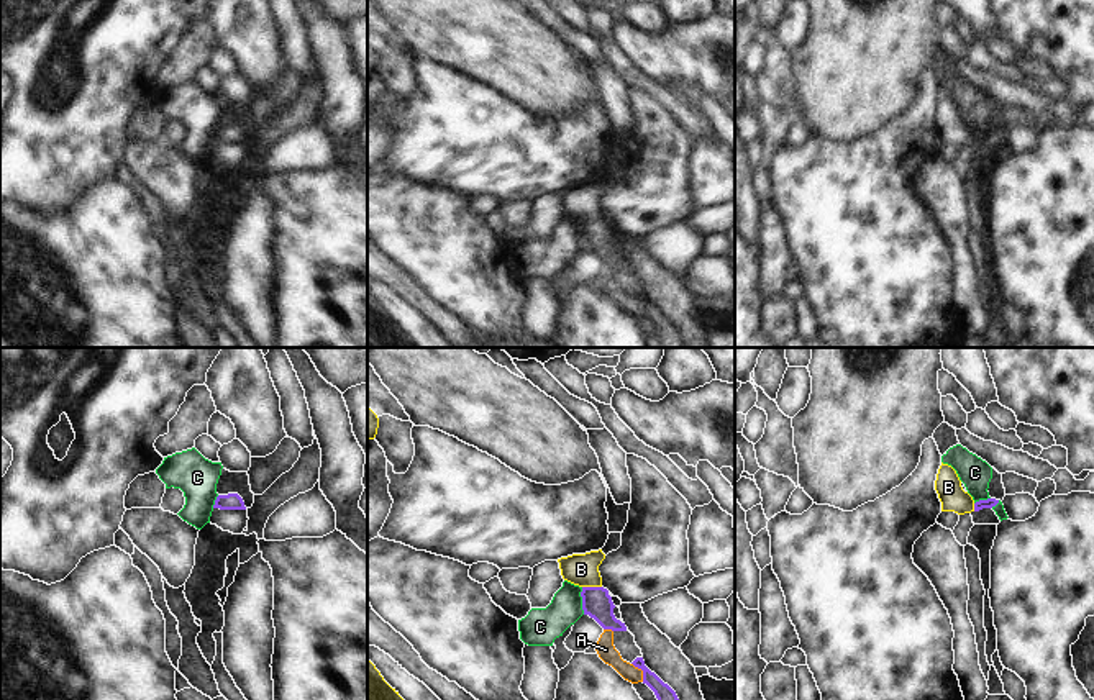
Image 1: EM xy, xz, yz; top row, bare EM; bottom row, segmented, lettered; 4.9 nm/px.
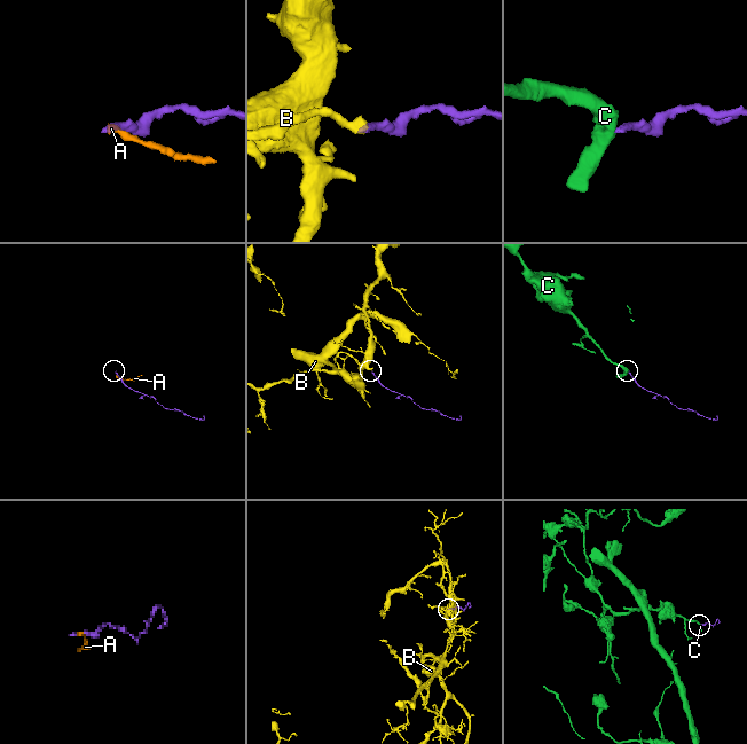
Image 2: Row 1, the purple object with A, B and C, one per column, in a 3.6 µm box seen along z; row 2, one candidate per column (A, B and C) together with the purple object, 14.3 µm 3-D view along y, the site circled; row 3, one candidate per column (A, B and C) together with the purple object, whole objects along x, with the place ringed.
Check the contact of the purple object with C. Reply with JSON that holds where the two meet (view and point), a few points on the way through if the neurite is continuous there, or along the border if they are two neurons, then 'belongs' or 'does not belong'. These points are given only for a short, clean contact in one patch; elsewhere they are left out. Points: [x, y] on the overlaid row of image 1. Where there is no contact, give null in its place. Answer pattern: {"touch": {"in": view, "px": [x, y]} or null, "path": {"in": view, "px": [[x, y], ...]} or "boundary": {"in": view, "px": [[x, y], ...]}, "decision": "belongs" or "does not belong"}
{"touch": {"in": "xz", "px": [583, 600]}, "boundary": {"in": "xz", "px": [[581, 587], [581, 609], [584, 613]]}, "decision": "does not belong"}

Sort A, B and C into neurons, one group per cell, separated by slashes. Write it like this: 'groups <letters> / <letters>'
groups A / B / C

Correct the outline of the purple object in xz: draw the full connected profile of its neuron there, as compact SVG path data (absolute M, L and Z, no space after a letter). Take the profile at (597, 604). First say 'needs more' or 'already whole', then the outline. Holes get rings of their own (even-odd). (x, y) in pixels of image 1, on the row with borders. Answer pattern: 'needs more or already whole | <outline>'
needs more | M602 549L586 554L572 554L558 559L564 580L582 589L584 615L594 618L604 630L627 631L625 623L615 618L613 602L609 590L602 587L599 566L605 559Z

